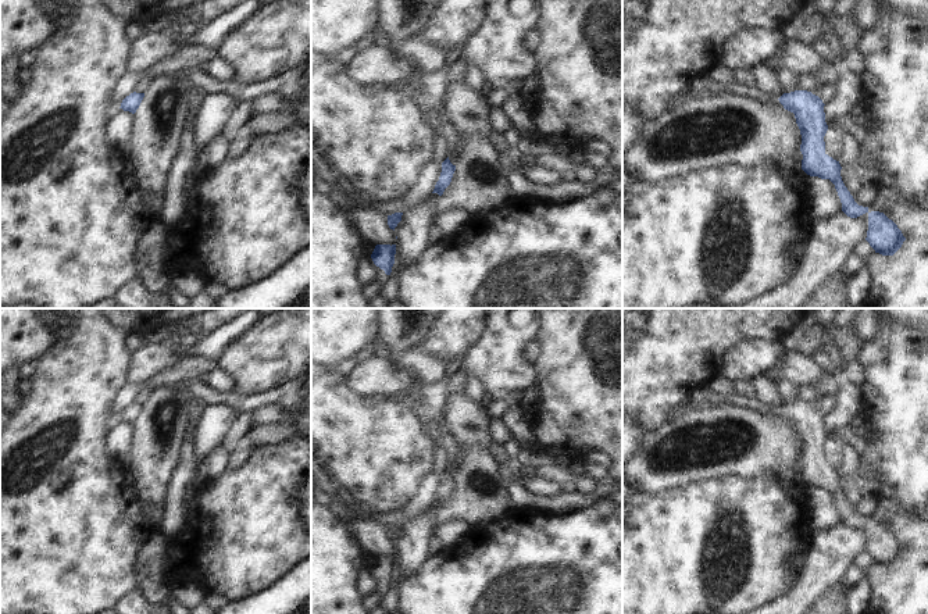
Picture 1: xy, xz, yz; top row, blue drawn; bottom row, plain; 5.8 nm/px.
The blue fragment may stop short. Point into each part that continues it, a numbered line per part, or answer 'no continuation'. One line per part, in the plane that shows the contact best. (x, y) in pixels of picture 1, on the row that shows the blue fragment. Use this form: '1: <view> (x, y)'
no continuation

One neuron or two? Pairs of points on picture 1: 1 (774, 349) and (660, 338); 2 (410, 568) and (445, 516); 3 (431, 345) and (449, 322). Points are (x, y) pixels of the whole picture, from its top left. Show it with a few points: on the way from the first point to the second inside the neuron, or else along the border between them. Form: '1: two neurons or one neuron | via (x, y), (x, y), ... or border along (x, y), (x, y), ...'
1: two neurons | border along (771, 341), (748, 341), (736, 345), (721, 372)
2: two neurons | border along (441, 507), (436, 516), (436, 525)
3: one neuron | via (436, 339), (448, 328)

